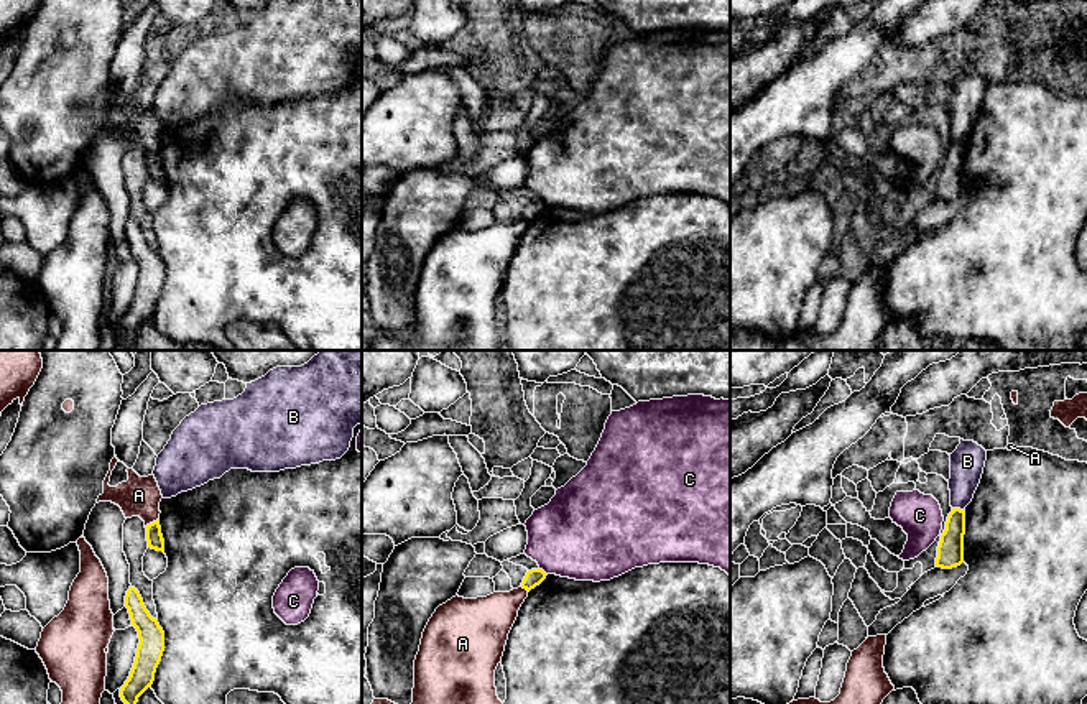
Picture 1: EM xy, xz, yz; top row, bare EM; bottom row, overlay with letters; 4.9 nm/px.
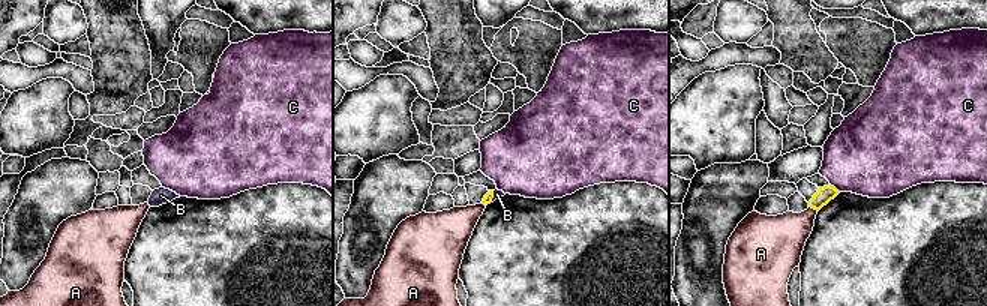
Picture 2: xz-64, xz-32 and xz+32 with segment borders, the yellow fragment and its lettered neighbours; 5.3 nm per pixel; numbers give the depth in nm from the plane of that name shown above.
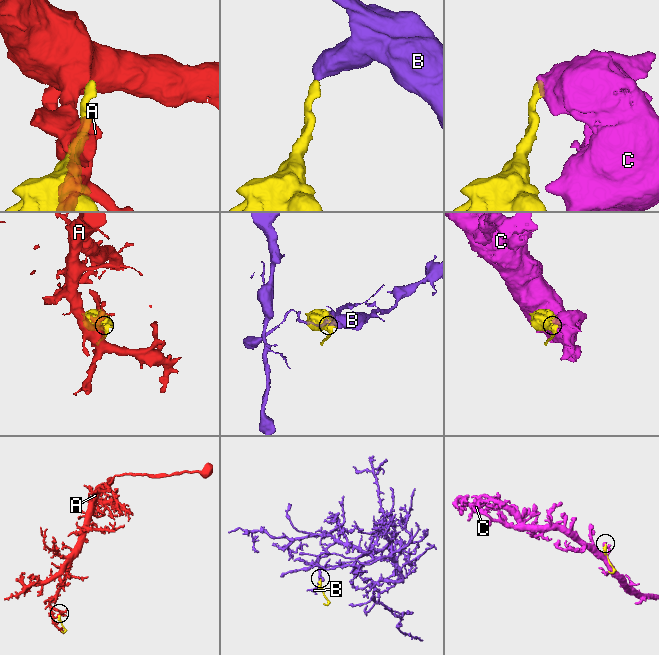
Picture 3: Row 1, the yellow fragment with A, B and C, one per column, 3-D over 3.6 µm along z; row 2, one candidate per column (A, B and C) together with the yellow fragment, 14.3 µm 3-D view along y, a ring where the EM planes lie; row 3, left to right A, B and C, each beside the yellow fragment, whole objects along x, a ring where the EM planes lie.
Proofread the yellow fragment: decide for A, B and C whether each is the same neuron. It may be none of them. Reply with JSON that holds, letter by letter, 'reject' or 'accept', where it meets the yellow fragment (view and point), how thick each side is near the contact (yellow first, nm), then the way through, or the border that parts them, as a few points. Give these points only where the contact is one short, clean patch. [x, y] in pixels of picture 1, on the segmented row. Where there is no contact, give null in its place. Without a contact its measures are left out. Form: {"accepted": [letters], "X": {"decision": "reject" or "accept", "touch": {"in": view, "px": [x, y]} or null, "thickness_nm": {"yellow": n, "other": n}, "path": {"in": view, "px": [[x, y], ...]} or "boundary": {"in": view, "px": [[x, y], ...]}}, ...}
{"accepted": [], "A": {"decision": "reject", "touch": {"in": "xy", "px": [153, 522]}, "thickness_nm": {"yellow": 80, "other": 190}}, "B": {"decision": "reject", "touch": {"in": "yz", "px": [959, 509]}, "thickness_nm": {"yellow": 130, "other": 170}, "boundary": {"in": "yz", "px": [[952, 507], [964, 510]]}}, "C": {"decision": "reject", "touch": {"in": "xz", "px": [543, 571]}, "thickness_nm": {"yellow": 90, "other": 440}}}

